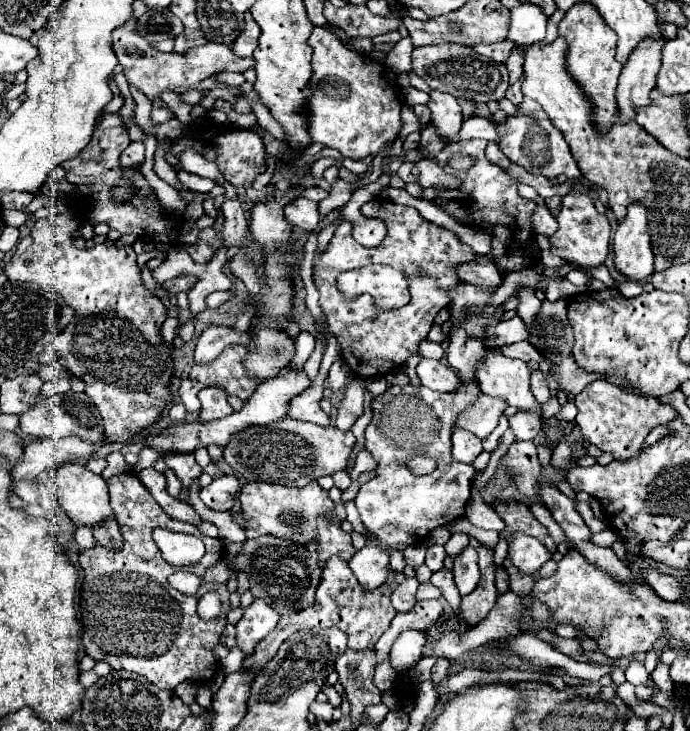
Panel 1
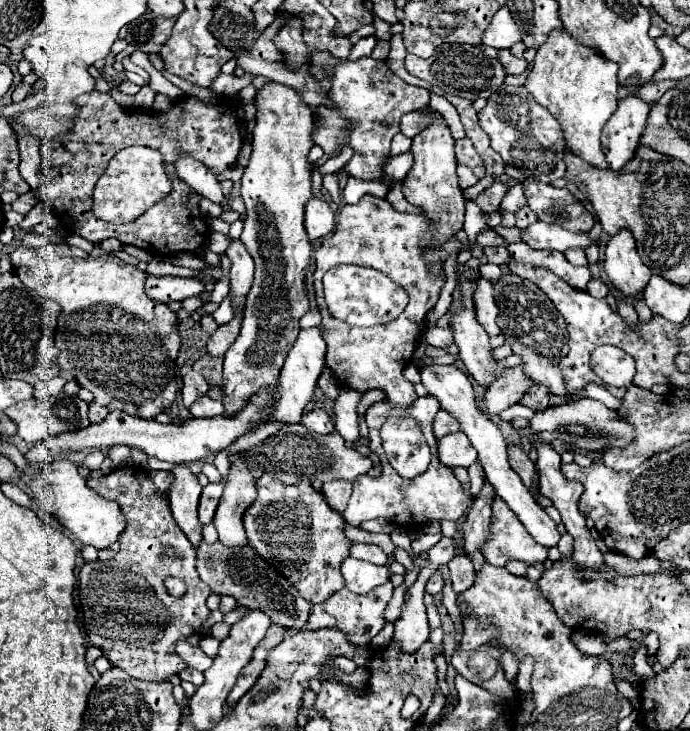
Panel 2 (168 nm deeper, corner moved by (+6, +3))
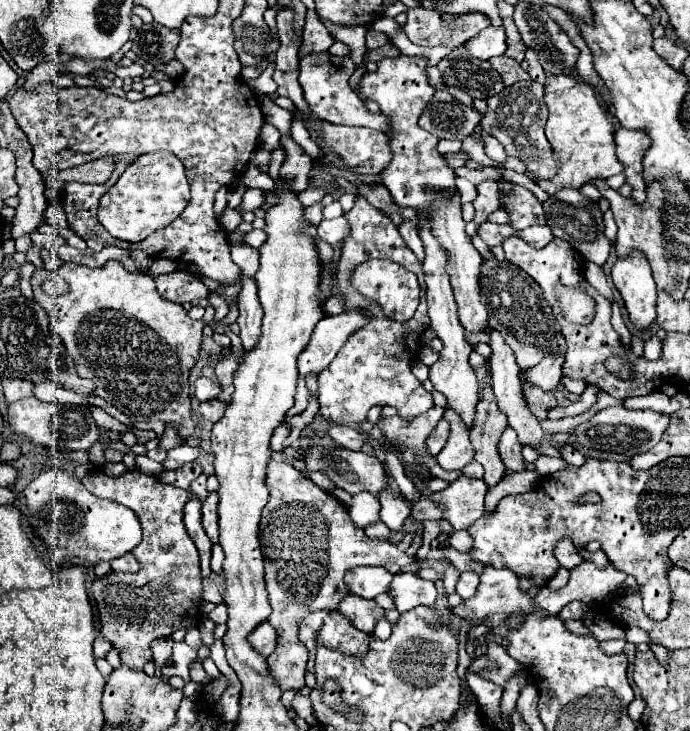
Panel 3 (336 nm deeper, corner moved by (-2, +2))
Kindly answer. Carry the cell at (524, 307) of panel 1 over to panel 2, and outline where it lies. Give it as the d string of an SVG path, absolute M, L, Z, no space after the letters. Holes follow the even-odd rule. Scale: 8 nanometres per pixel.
M484 262L480 268L480 274L484 276L484 278L492 278L492 280L498 280L500 276L502 276L502 270L500 270L500 266L496 266L496 264L492 264L492 262Z

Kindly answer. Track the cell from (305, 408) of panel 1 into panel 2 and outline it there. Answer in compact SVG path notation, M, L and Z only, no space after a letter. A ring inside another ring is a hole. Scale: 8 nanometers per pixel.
M310 410L310 412L306 412L302 416L302 424L306 428L310 428L312 432L318 432L318 434L334 432L334 422L324 410Z

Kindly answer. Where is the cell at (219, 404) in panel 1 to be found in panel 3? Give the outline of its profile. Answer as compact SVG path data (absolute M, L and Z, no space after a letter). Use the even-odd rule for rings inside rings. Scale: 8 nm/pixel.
M210 399L210 401L204 401L200 403L200 415L212 423L220 421L220 417L224 415L224 409L226 409L226 403L218 401L218 399Z

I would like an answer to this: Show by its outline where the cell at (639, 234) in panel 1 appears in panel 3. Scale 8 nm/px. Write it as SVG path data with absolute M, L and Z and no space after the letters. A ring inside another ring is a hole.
M632 251L630 257L616 259L612 281L622 293L630 321L638 329L650 327L656 319L656 283L648 259L640 251Z

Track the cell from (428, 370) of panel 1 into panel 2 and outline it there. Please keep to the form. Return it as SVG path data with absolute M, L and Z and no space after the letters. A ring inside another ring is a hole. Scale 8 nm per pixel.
M432 364L432 366L426 366L422 372L422 384L426 386L426 390L436 396L440 400L440 406L446 410L446 412L452 412L452 416L456 416L458 424L460 424L460 430L470 438L472 446L476 448L478 452L478 462L482 464L484 468L484 474L486 478L490 480L490 484L496 488L496 494L510 506L510 510L520 518L520 522L524 524L524 528L530 532L530 536L546 546L546 548L552 548L552 546L558 546L558 540L560 540L560 532L556 528L556 522L546 514L546 510L542 506L536 504L536 500L532 498L532 494L528 492L528 488L522 484L520 476L510 468L508 464L508 446L506 446L506 440L502 436L502 432L498 430L498 426L494 422L490 422L488 416L484 416L484 412L478 408L476 404L476 396L474 396L474 390L472 390L472 384L468 380L468 376L464 372L460 372L456 366L438 366L438 364Z

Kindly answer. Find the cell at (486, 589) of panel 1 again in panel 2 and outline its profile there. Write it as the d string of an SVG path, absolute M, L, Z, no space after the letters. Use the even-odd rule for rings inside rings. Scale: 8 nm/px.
M484 480L482 490L478 492L478 496L474 498L466 522L462 524L462 536L466 542L466 552L472 556L472 562L476 568L480 568L480 564L484 564L484 556L480 556L480 544L484 544L484 540L488 540L488 526L490 526L490 516L492 516L492 500L496 496L494 486Z

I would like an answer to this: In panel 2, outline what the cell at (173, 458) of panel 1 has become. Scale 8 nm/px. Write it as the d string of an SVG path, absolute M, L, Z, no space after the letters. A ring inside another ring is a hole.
M186 464L176 466L172 472L174 472L174 482L172 482L172 488L168 490L172 516L176 524L184 530L192 546L198 548L202 540L202 524L198 522L196 508L198 508L202 486L198 484L196 476L188 470Z

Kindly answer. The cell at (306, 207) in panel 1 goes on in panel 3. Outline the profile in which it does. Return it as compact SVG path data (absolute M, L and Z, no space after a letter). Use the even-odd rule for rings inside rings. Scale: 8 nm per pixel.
M338 217L338 219L322 219L322 223L318 225L318 237L322 241L326 241L328 245L338 245L348 237L350 225L346 221L346 217Z

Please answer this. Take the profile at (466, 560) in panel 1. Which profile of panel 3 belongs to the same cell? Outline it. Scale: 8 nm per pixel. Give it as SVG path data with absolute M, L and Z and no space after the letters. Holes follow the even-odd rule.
M464 571L464 573L460 573L456 593L462 599L468 599L468 597L472 597L476 593L476 585L478 585L478 573L476 571Z

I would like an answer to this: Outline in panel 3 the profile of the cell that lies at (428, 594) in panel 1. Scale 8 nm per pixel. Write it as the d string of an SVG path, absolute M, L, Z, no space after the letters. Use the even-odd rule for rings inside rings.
M448 567L448 569L446 569L446 573L444 573L444 577L442 577L442 583L444 583L444 591L446 591L446 595L454 593L454 587L456 587L458 575L460 575L460 571L454 569L454 567Z

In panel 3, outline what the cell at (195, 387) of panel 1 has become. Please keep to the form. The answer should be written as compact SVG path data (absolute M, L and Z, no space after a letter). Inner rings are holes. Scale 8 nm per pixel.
M200 377L196 383L194 383L194 393L198 397L198 401L210 401L214 399L218 393L220 393L220 385L208 377Z

